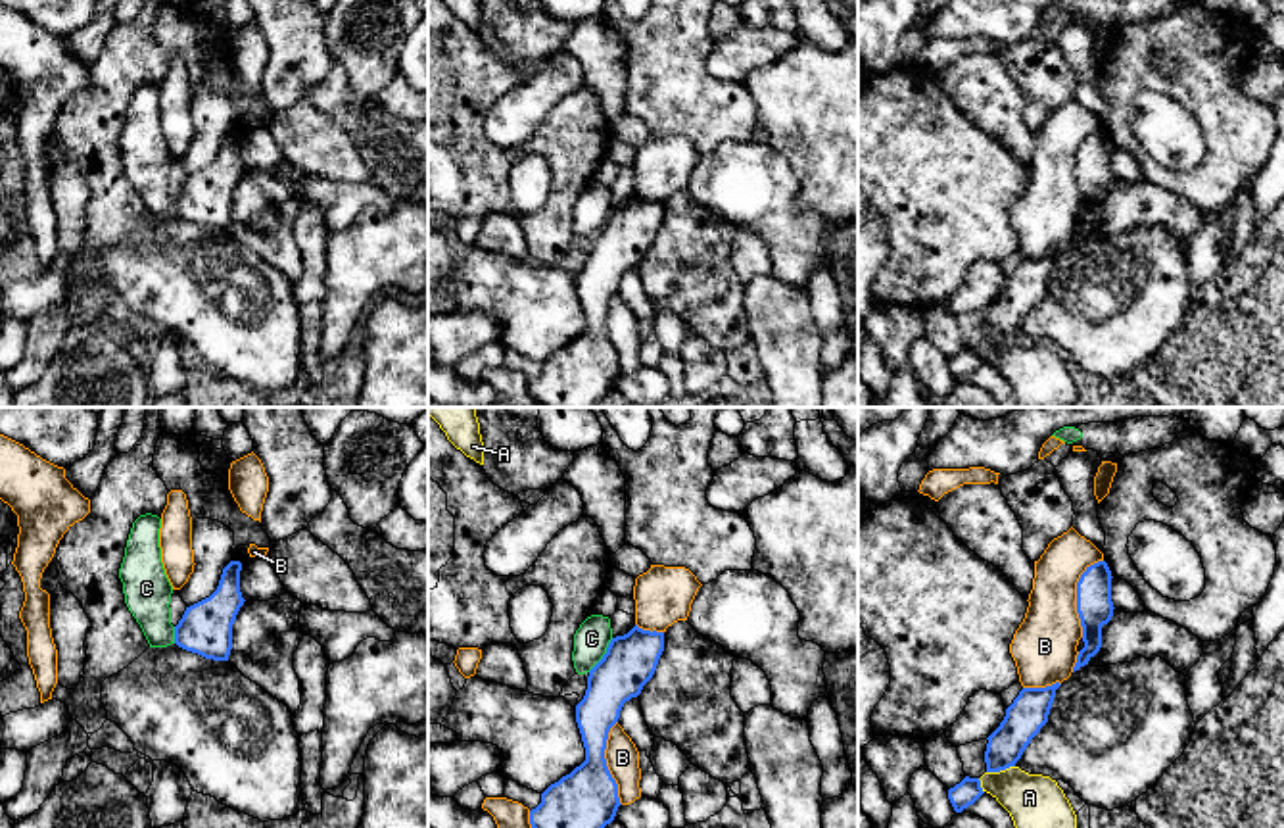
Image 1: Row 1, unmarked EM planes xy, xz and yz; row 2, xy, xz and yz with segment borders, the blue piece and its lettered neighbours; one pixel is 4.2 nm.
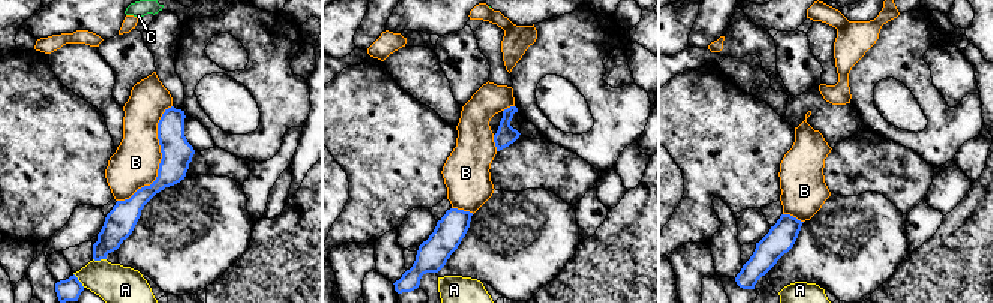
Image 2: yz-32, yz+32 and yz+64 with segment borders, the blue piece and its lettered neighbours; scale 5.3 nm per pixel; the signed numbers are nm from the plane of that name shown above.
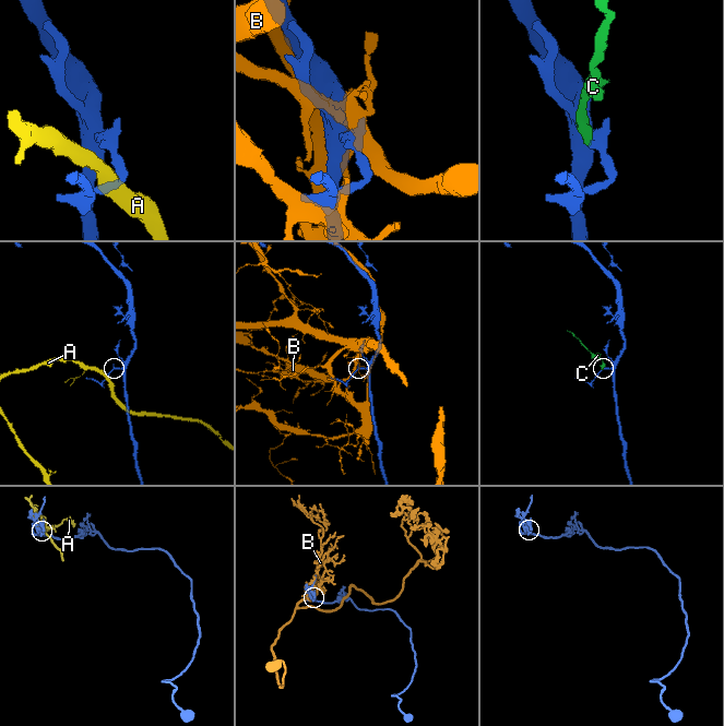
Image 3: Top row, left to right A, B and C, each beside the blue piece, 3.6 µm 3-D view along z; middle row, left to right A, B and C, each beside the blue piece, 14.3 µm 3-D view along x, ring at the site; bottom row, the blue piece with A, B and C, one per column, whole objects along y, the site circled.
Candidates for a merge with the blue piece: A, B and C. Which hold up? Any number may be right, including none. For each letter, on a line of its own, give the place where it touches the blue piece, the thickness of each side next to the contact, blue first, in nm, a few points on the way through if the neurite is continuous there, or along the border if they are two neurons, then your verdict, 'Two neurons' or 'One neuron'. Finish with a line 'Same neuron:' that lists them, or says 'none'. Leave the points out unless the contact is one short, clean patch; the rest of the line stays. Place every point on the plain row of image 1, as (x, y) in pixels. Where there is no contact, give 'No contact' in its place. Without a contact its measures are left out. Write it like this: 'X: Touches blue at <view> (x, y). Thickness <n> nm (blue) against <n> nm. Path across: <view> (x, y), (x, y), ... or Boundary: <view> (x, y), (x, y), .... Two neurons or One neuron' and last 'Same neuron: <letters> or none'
A: Touches blue at yz (1000, 339). Thickness 160 nm (blue) against 240 nm. Boundary: yz (1014, 335), (987, 342). Two neurons
B: Touches blue at yz (1077, 166). Thickness 150 nm (blue) against 280 nm. Two neurons
C: Touches blue at xz (603, 225). Thickness 220 nm (blue) against 150 nm. Boundary: xz (613, 208), (607, 221), (588, 241). Two neurons
Same neuron: none

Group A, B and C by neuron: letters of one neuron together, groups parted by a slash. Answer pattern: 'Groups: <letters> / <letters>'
Groups: A / B / C

